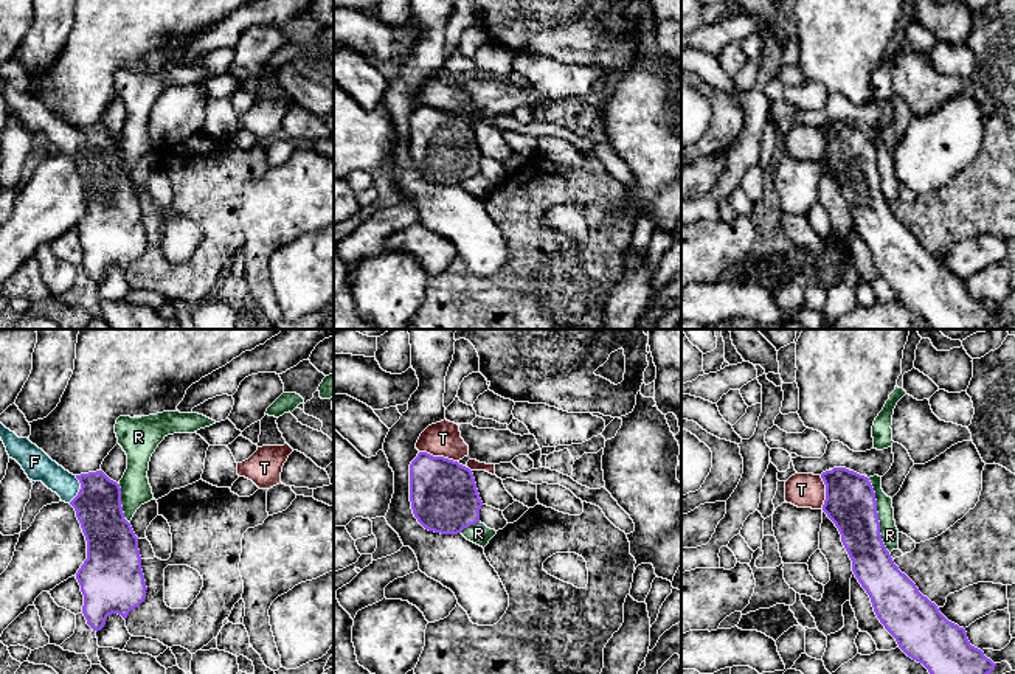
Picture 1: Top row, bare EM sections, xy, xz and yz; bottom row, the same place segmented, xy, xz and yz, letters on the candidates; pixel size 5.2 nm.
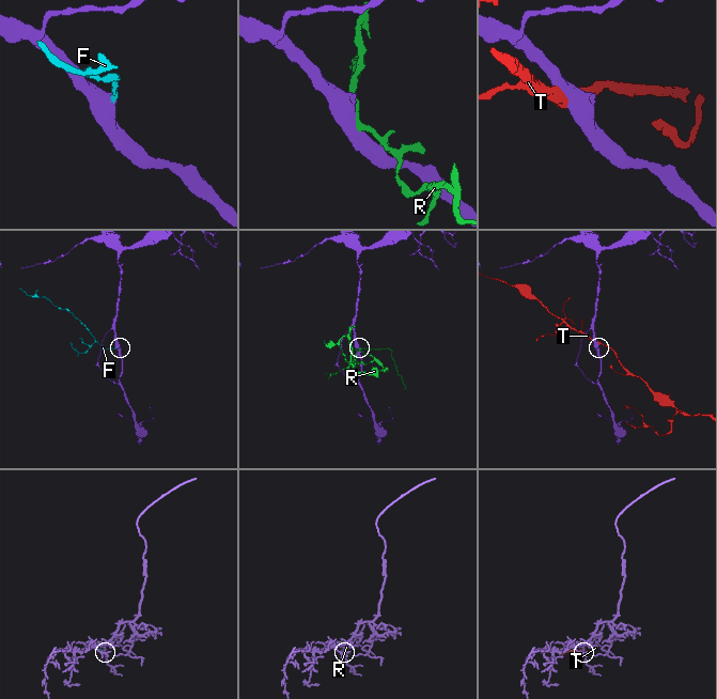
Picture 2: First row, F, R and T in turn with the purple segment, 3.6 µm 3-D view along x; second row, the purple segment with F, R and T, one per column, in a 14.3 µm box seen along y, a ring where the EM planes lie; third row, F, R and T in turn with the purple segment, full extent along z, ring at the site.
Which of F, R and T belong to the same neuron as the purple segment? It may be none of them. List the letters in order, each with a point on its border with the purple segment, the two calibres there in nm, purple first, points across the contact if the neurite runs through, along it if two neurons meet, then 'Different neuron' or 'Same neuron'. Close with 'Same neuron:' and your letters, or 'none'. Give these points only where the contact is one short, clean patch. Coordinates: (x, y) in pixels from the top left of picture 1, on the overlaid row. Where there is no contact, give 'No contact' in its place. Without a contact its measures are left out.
F: Touches purple at xy (79, 489). Thickness 240 nm (purple) against 150 nm. Path across: xy (98, 508), (79, 489), (72, 489), (38, 466). Same neuron
R: Touches purple at yz (877, 516). Thickness 260 nm (purple) against 100 nm. Different neuron
T: Touches purple at xz (438, 457). Thickness 360 nm (purple) against 180 nm. Different neuron
Same neuron: F

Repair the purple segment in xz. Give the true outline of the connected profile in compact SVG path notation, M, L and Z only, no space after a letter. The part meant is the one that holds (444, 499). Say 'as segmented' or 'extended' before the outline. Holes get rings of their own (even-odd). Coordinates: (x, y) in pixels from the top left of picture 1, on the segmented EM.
as segmented; M419 452L410 464L410 502L417 522L441 534L475 525L483 506L469 467L427 452Z

